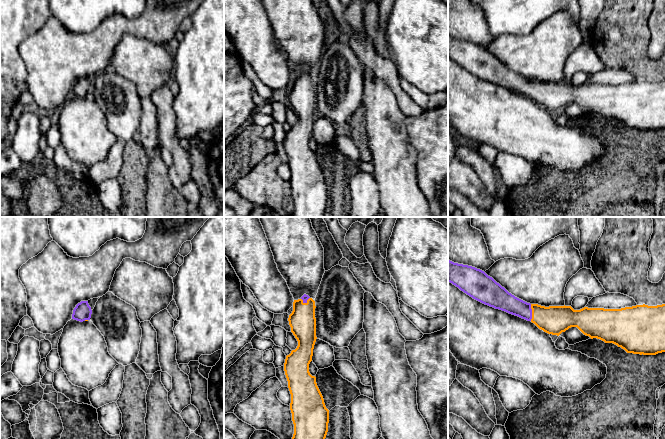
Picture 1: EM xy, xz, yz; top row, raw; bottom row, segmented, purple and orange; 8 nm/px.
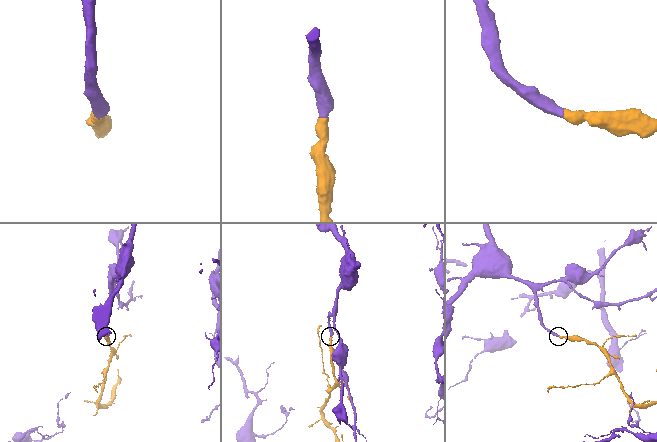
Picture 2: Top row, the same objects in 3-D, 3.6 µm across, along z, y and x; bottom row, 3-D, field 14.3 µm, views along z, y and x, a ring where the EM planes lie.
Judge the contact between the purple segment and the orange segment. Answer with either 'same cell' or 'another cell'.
same cell

